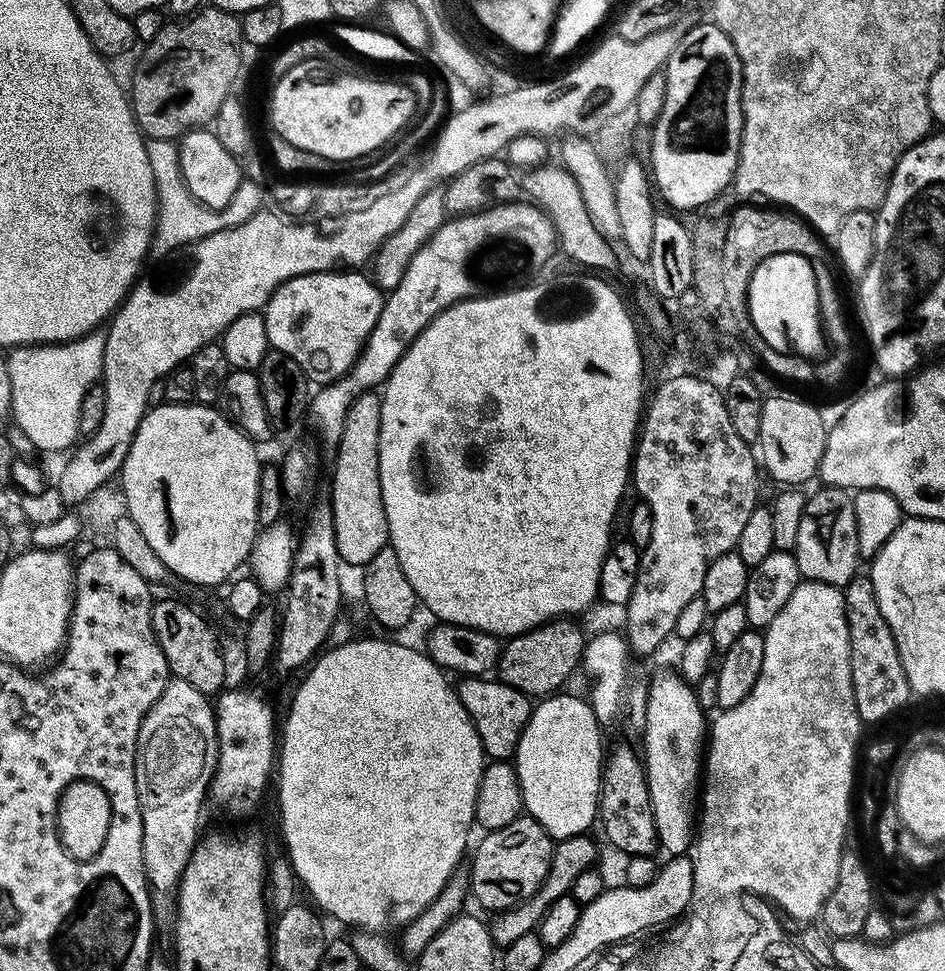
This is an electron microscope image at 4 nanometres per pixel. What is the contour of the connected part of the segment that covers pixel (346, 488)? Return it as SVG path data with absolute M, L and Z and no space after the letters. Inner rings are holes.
M373 390L364 392L350 406L346 414L346 426L342 426L342 438L334 449L336 465L332 468L332 497L334 510L334 538L338 542L338 554L345 565L363 566L378 554L378 550L389 547L386 506L382 506L382 486L380 485L380 431L382 430L381 393Z

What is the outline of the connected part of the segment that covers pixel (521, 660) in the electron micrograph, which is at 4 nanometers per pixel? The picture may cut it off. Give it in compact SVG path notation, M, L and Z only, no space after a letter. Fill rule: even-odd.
M572 618L550 620L541 628L531 628L521 636L513 636L501 647L498 679L506 686L530 698L547 698L560 688L581 667L586 635Z

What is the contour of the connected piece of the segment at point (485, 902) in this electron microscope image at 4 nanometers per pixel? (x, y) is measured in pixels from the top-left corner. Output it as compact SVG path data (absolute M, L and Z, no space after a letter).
M521 814L509 825L502 826L500 829L489 831L484 837L485 840L471 853L472 872L470 871L470 892L484 908L489 908L489 913L495 914L505 912L507 908L518 906L526 902L544 884L544 879L548 873L548 867L552 861L553 837L549 836L548 831L533 820L527 814Z

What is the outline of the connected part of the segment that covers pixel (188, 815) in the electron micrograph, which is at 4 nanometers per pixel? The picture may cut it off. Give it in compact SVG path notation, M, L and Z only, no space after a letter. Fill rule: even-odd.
M169 679L158 702L154 702L146 718L142 718L136 743L136 785L142 814L144 874L148 878L152 907L157 921L164 920L167 916L169 919L173 915L174 897L177 895L180 879L201 835L200 811L204 808L204 800L206 804L208 786L212 782L213 774L216 773L217 751L216 714L213 701L198 690L194 690L190 682Z

